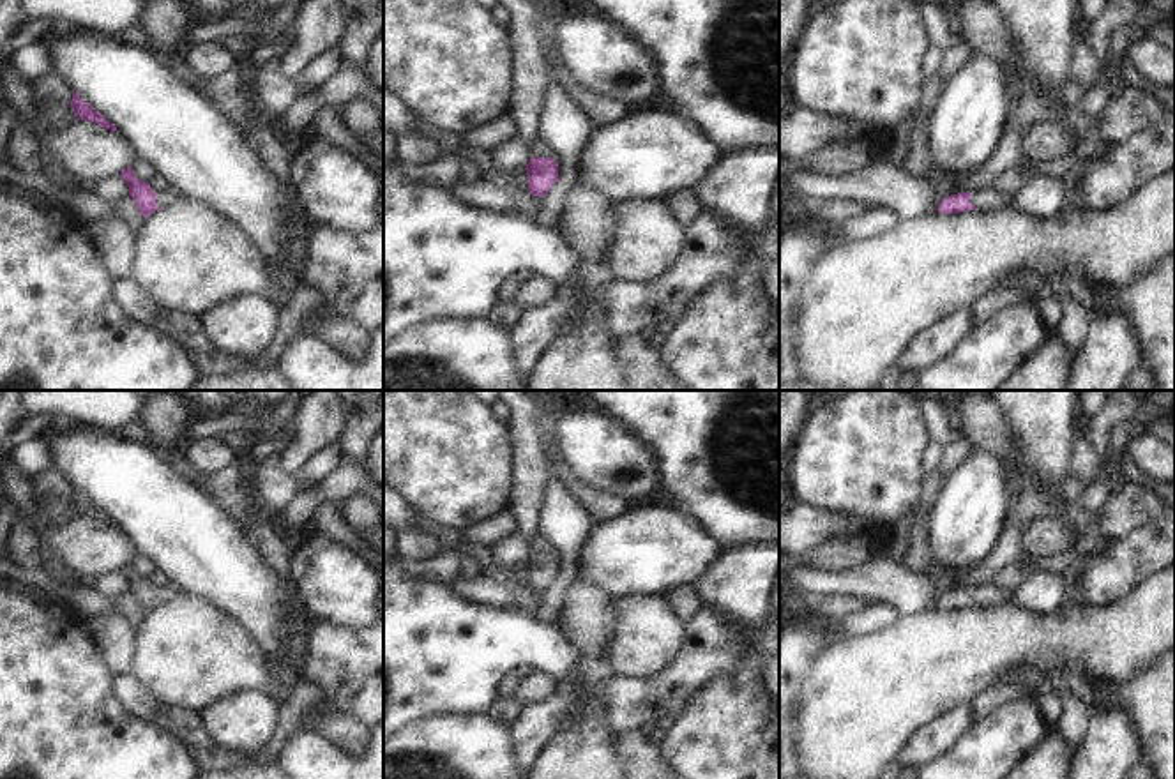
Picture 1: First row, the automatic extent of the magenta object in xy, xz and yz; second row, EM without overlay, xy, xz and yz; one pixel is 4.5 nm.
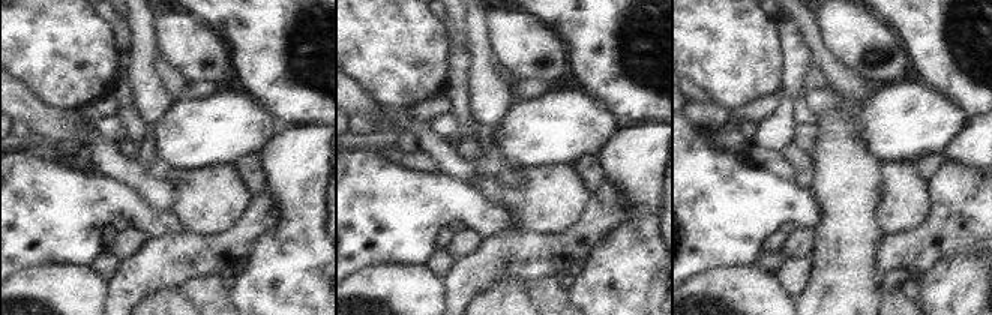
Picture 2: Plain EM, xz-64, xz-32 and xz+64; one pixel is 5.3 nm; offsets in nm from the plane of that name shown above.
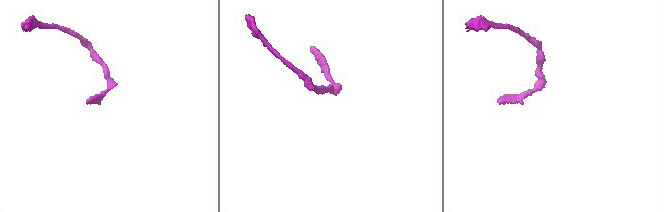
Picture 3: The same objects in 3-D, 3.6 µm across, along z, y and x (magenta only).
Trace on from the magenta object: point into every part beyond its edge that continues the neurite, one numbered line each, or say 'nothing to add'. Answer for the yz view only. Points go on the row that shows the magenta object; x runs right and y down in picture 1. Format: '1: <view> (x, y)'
nothing to add.

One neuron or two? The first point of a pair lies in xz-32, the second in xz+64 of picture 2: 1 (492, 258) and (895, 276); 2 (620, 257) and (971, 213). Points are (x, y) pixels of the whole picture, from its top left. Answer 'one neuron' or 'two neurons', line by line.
1: two neurons
2: two neurons

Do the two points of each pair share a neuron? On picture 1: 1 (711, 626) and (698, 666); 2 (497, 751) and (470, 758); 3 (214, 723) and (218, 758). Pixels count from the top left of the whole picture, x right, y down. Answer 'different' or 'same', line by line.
1: same
2: same
3: different

